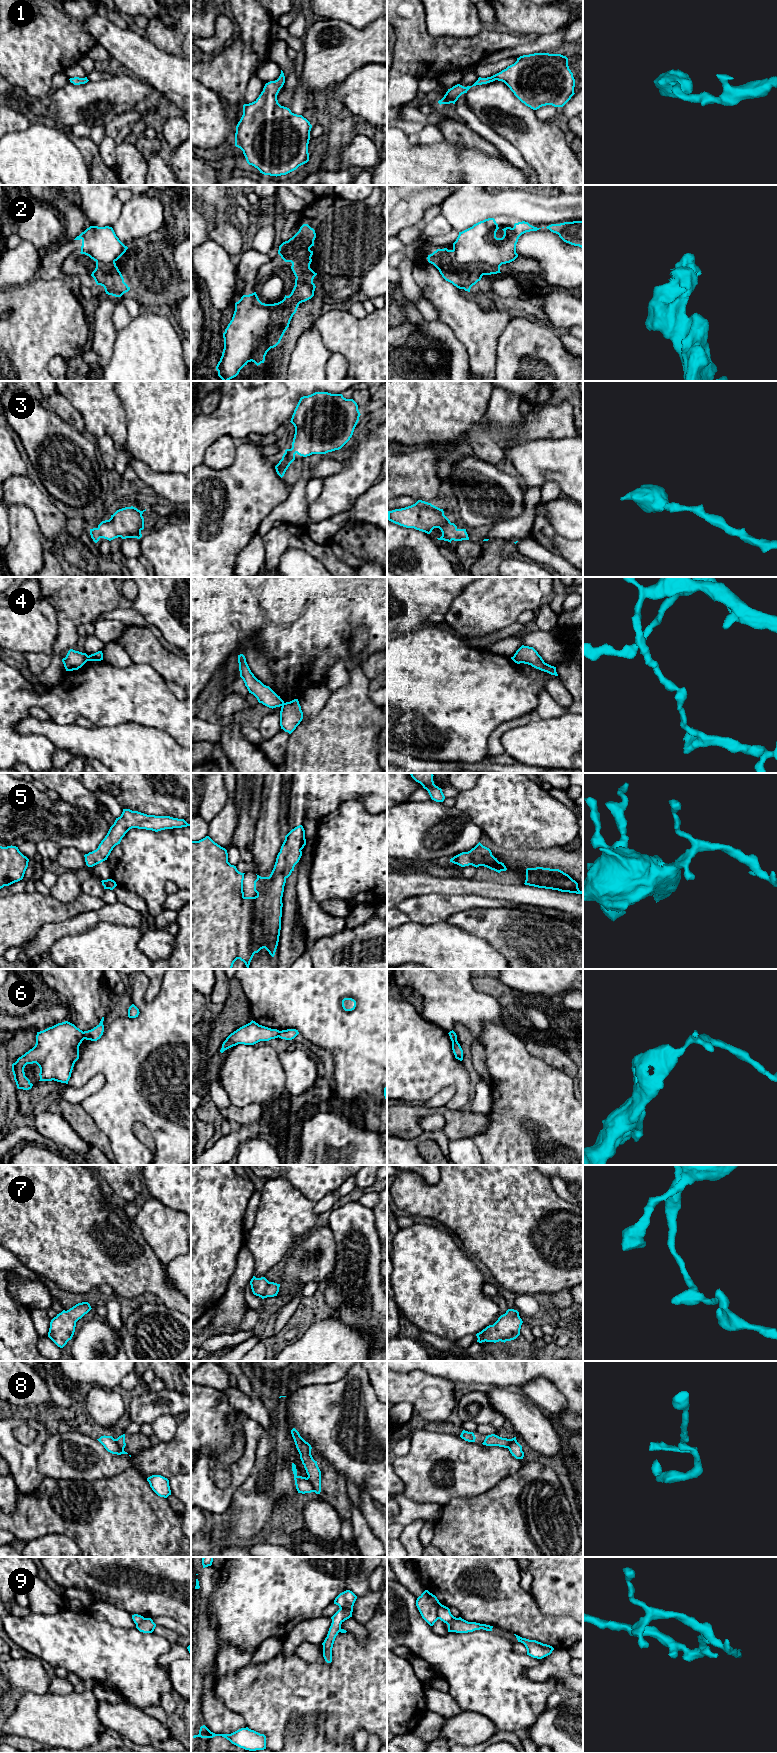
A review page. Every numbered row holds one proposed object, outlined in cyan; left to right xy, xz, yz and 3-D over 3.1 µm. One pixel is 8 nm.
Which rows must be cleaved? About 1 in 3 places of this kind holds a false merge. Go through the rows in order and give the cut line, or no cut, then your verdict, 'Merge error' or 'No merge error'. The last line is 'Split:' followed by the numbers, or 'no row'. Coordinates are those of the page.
1: No split. No merge error
2: Split along yz (453, 249), (454, 256), (460, 263), (481, 262), (499, 266). Merge error
3: No split. No merge error
4: Split along xy (87, 656), (88, 660). Merge error
5: No split. No merge error
6: Split along xy (82, 1032), (84, 1038). Merge error
7: No split. No merge error
8: Split along xz (306, 1478), (314, 1491). Merge error
9: Split along yz (441, 1604), (437, 1610), (437, 1618). Merge error
Split: 2, 4, 6, 8, 9

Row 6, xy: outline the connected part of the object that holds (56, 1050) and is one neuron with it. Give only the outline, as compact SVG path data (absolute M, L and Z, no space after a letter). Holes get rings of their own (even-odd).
M68 1021L37 1032L35 1046L12 1064L17 1088L32 1088L33 1084L25 1076L24 1068L33 1063L40 1068L39 1081L54 1080L68 1084L83 1040L83 1031Z

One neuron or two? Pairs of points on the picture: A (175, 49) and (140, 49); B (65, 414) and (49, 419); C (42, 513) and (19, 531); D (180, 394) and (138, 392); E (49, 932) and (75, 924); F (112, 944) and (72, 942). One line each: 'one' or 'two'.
A: two
B: two
C: two
D: one
E: one
F: one

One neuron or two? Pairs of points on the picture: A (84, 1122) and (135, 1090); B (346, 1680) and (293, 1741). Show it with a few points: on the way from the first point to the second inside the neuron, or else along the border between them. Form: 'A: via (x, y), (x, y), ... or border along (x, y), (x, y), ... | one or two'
A: border along (79, 1104), (106, 1135) | two
B: border along (293, 1714), (320, 1714), (315, 1730), (325, 1736) | two

